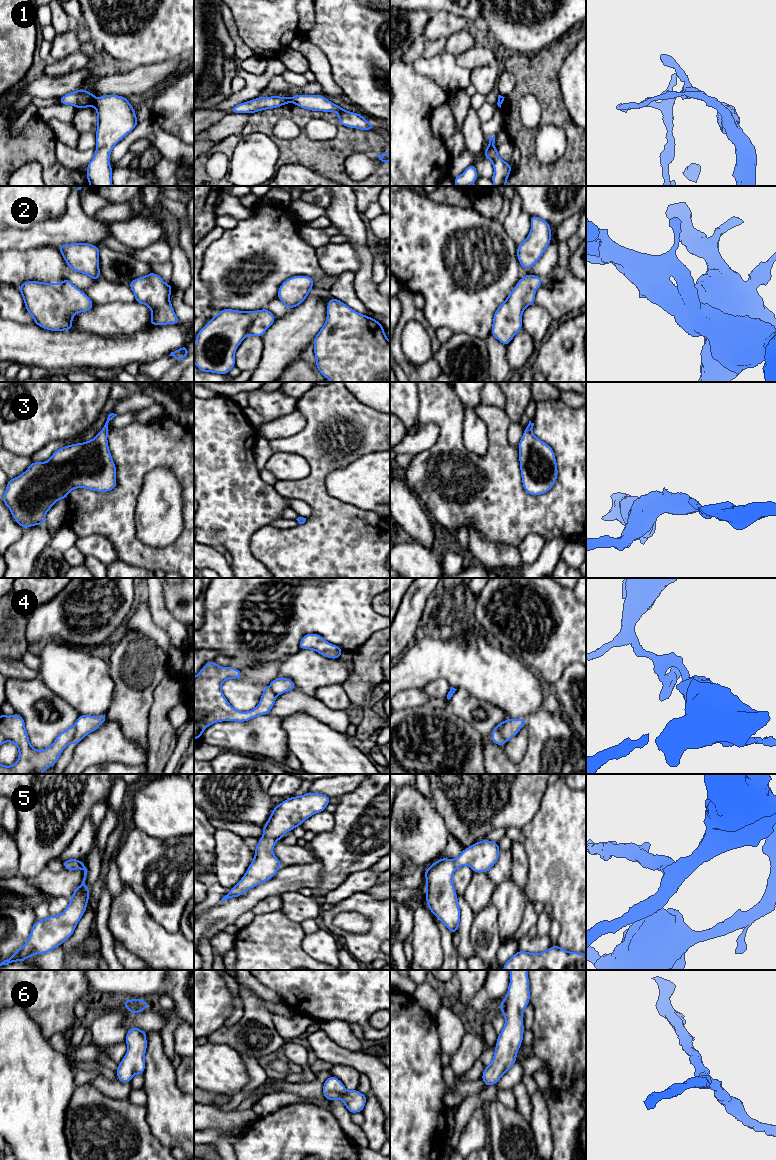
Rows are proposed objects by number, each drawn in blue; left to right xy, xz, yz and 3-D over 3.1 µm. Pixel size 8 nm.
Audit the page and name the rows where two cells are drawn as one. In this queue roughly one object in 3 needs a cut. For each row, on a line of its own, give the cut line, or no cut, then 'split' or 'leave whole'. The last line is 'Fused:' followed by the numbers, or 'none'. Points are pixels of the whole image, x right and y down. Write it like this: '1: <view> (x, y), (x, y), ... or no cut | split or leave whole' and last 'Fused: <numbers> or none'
1: xy (95, 99), (93, 105) | split
2: no cut | leave whole
3: no cut | leave whole
4: yz (505, 721), (501, 729), (504, 741) | split
5: no cut | leave whole
6: no cut | leave whole
Fused: 1, 4

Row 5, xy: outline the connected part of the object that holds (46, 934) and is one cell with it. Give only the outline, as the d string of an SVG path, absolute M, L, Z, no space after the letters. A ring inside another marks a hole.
M78 859L64 861L63 868L67 870L82 869L84 871L83 882L74 890L69 905L57 916L37 920L26 943L9 959L1 962L0 966L15 961L24 962L26 958L33 957L35 954L48 953L72 936L78 922L85 913L89 900L89 888L85 885L87 869L85 864Z

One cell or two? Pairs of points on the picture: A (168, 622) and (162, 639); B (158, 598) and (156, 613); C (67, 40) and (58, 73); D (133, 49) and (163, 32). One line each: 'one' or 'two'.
A: two
B: one
C: one
D: one

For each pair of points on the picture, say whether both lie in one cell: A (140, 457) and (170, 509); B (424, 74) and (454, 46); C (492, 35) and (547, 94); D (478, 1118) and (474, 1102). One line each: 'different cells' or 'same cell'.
A: different cells
B: different cells
C: different cells
D: different cells

